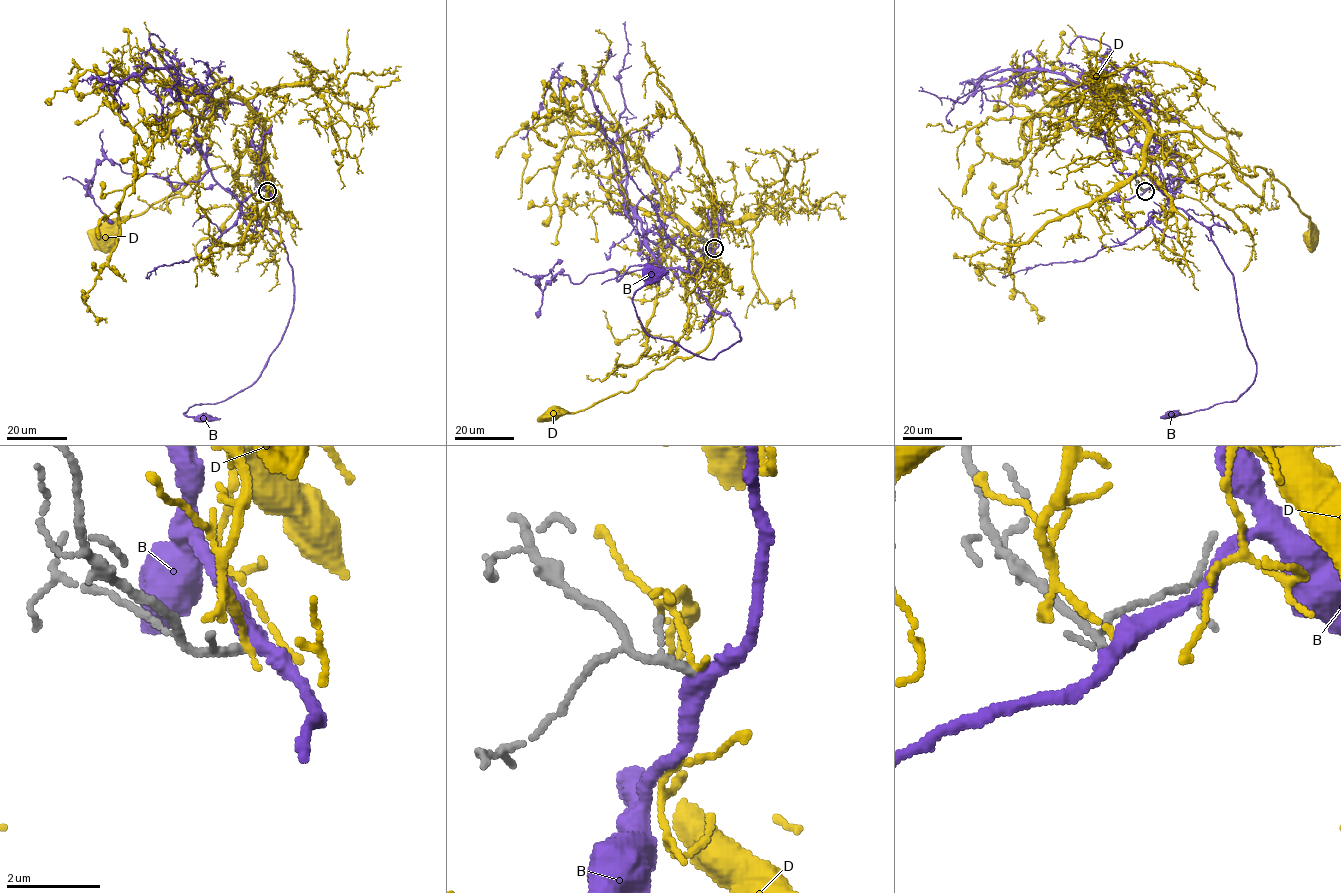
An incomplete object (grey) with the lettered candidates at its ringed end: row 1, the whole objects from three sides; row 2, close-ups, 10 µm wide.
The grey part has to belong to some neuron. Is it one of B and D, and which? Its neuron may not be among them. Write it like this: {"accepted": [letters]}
{"accepted": ["B"]}

